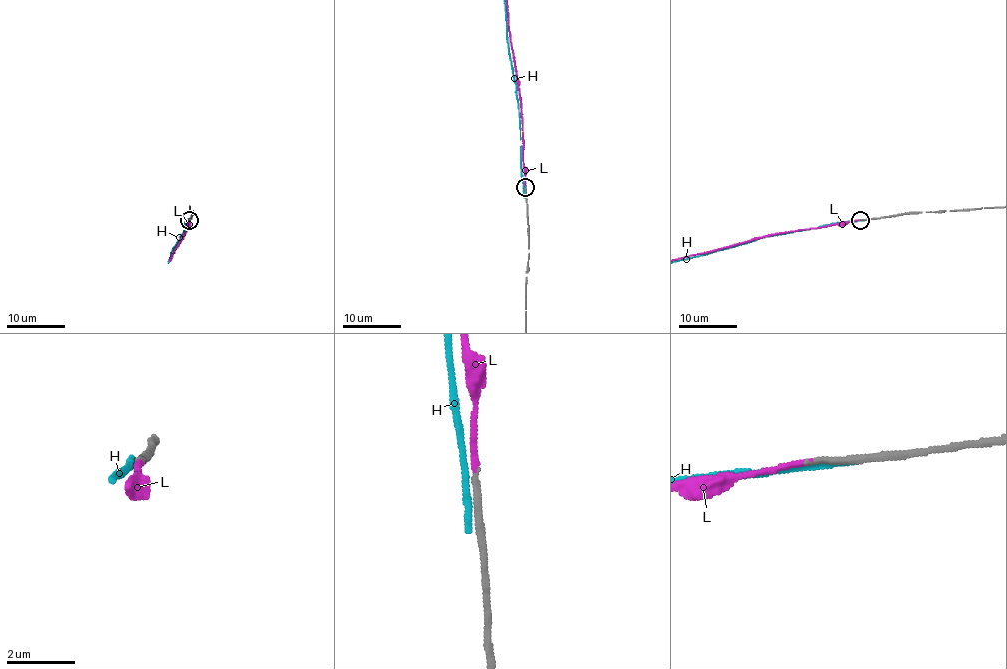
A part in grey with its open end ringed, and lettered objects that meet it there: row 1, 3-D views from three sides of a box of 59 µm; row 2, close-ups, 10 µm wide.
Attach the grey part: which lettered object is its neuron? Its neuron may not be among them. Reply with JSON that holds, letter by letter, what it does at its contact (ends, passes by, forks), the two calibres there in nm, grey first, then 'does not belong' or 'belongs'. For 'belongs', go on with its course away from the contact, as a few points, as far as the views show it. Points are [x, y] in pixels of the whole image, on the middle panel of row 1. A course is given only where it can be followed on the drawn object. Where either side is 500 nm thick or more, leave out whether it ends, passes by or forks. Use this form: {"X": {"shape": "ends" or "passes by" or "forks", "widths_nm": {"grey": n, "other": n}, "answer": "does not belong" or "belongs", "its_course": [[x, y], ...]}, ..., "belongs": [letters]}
{"H": {"shape": "ends", "widths_nm": {"grey": 280, "other": 220}, "answer": "does not belong"}, "L": {"shape": "ends", "widths_nm": {"grey": 190, "other": 150}, "answer": "belongs"}, "belongs": ["L"]}

